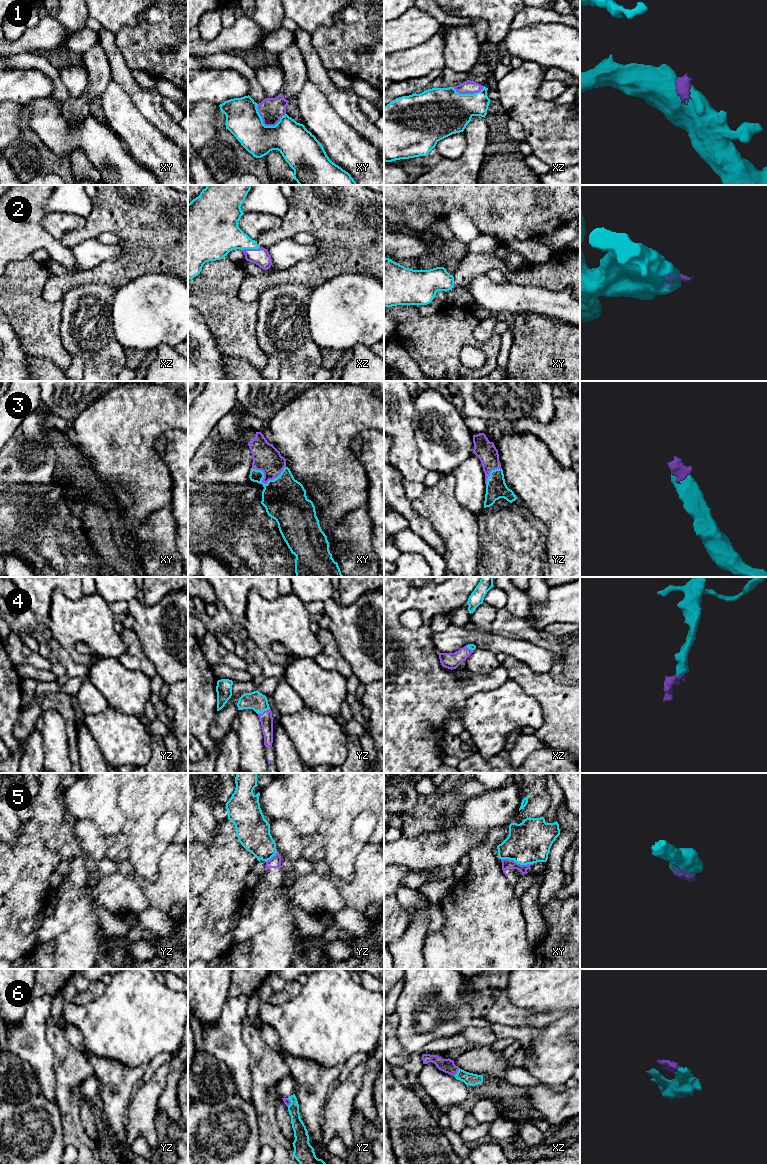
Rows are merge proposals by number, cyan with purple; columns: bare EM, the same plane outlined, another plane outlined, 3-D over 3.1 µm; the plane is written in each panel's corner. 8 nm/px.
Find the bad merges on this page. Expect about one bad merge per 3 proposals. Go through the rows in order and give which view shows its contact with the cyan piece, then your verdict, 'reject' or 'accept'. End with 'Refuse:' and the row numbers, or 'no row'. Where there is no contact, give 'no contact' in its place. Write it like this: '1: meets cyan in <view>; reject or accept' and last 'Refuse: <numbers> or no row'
1: meets cyan in xy; reject
2: meets cyan in xz; accept
3: meets cyan in xy; accept
4: meets cyan in yz; accept
5: meets cyan in xy; accept
6: meets cyan in xz; accept
Refuse: 1

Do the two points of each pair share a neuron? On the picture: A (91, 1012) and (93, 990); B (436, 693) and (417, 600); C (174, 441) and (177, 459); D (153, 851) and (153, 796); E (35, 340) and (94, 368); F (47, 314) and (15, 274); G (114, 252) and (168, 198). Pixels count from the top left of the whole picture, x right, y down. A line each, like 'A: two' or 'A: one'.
A: two
B: one
C: one
D: one
E: two
F: one
G: two

